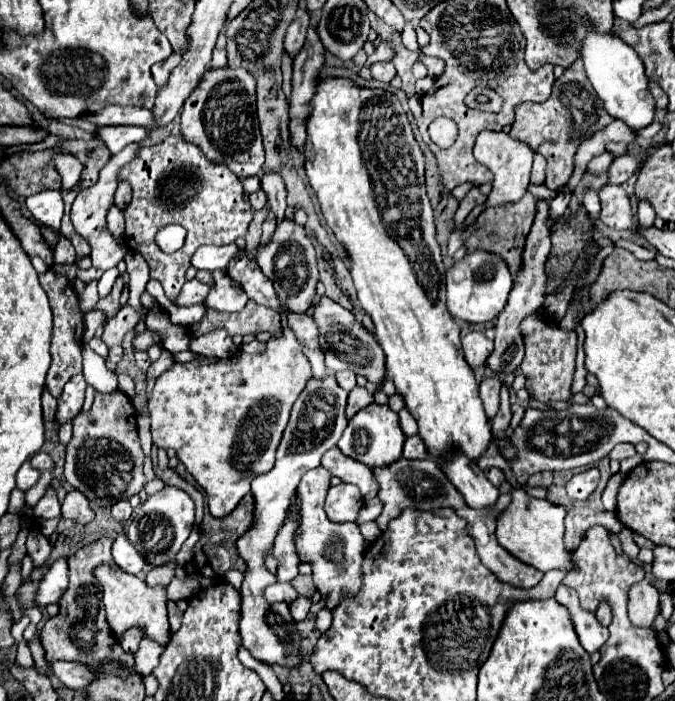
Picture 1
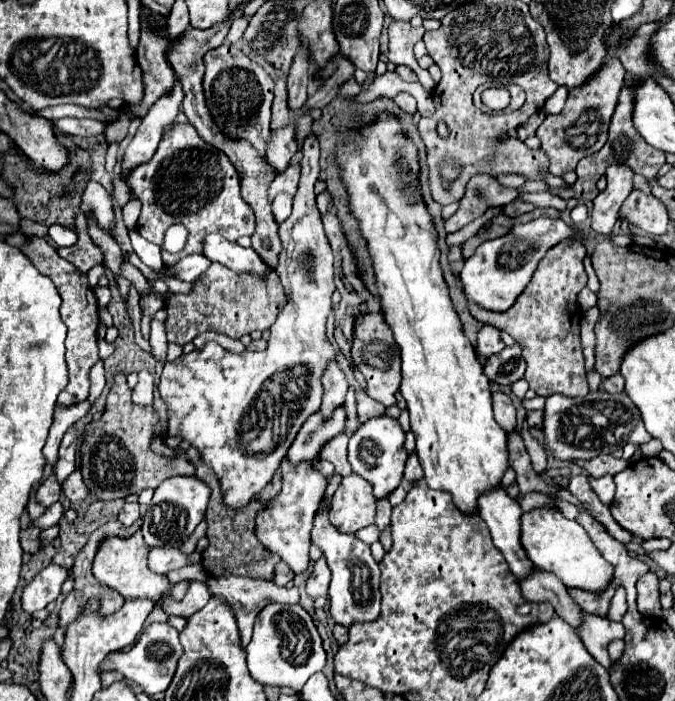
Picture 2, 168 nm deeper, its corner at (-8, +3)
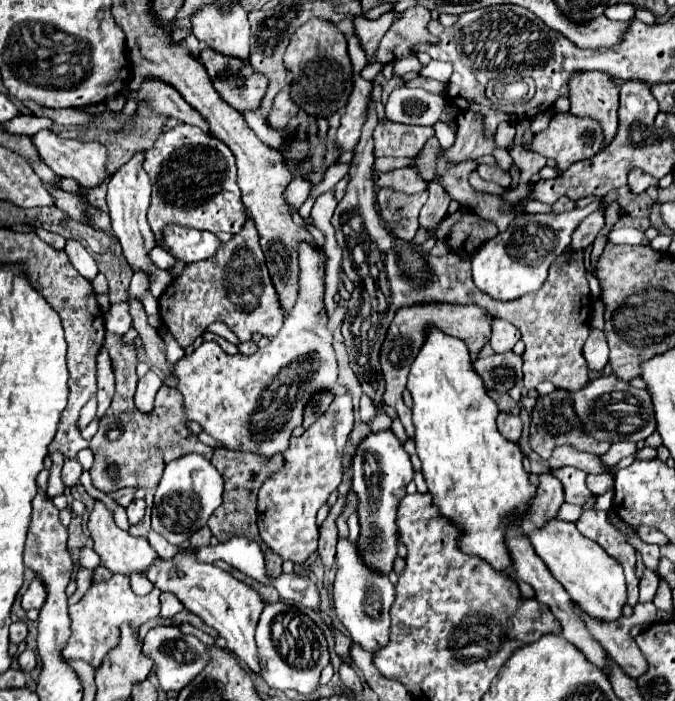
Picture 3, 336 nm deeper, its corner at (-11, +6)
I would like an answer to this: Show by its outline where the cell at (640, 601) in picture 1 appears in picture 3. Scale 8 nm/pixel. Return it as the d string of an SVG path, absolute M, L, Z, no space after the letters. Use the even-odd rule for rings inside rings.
M644 570L640 578L640 602L650 602L654 598L654 592L658 588L658 576L652 570Z

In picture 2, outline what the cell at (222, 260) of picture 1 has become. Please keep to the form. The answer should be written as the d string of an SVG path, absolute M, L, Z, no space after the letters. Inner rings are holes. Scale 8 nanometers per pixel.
M189 255L177 263L177 269L163 269L161 273L177 277L179 281L195 281L209 265L211 261L205 255Z

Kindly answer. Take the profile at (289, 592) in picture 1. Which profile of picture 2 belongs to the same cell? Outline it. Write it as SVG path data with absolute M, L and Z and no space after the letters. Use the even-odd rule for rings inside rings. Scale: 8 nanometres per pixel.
M211 577L207 581L207 587L211 591L211 595L217 595L219 599L227 601L237 617L237 625L239 625L239 635L241 635L241 645L245 647L251 639L251 631L253 631L253 621L257 617L257 613L269 605L269 603L299 603L299 589L291 587L279 587L273 581L263 581L263 579L251 579L251 577Z

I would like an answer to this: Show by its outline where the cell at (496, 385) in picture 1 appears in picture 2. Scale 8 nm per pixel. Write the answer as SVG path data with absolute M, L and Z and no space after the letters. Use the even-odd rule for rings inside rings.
M495 391L493 393L493 413L495 413L497 423L505 431L513 431L515 429L515 407L511 403L511 397L505 395L503 391Z

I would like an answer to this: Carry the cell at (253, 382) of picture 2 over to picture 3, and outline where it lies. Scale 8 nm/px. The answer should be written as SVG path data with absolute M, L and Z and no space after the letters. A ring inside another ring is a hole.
M300 244L300 296L294 310L286 316L284 326L266 348L258 348L252 356L228 356L216 342L204 342L194 354L184 356L176 364L176 388L184 396L188 418L198 422L204 432L220 440L228 450L248 450L262 456L282 452L288 446L292 430L302 424L302 410L310 396L318 390L334 390L338 364L332 348L332 334L326 326L328 316L324 312L324 262L326 256L322 250Z

